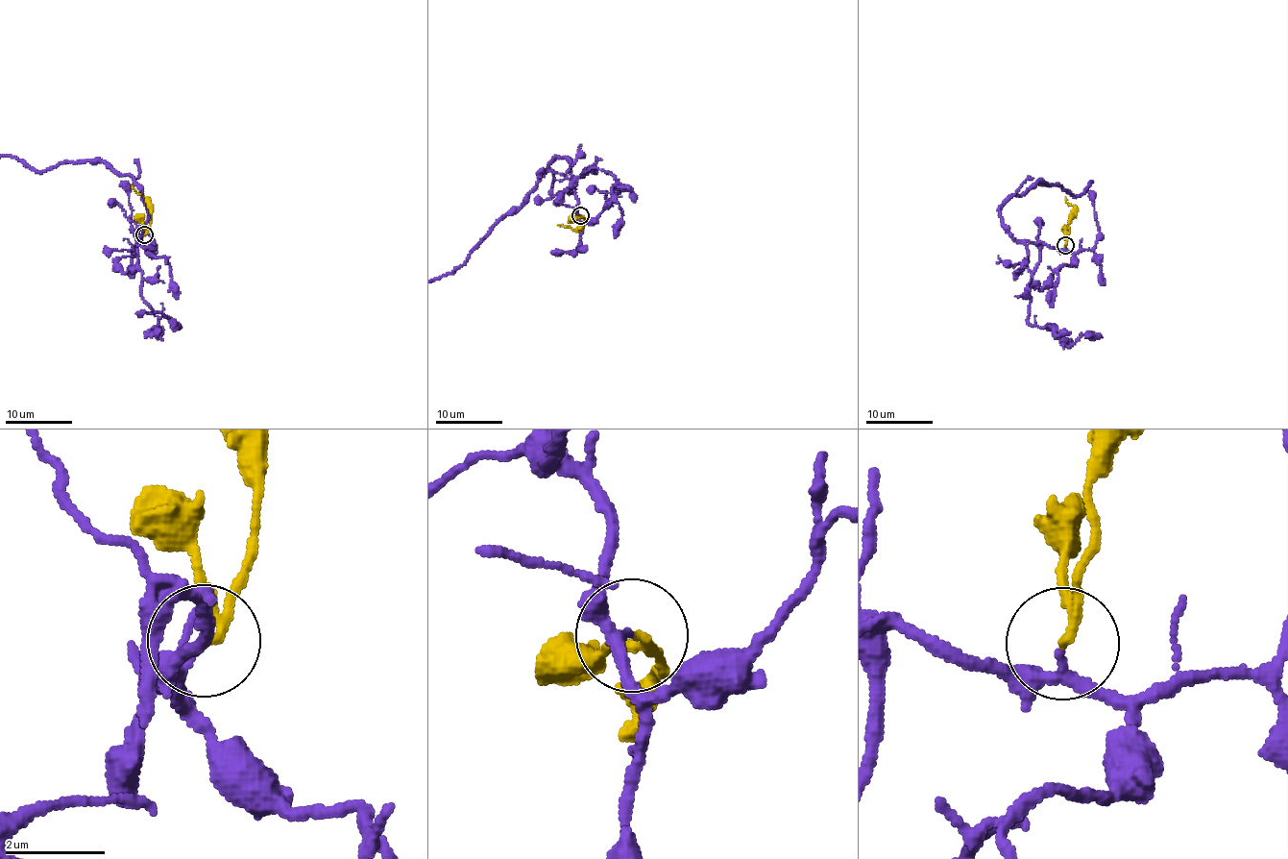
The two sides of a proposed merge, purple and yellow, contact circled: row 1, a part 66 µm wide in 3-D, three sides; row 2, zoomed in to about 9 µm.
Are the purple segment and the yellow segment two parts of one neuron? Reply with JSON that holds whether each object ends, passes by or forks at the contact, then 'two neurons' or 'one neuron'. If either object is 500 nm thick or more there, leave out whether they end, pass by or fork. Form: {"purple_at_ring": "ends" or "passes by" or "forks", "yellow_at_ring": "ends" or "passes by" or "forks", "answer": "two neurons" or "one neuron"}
{"purple_at_ring": "passes by", "yellow_at_ring": "passes by", "answer": "one neuron"}

